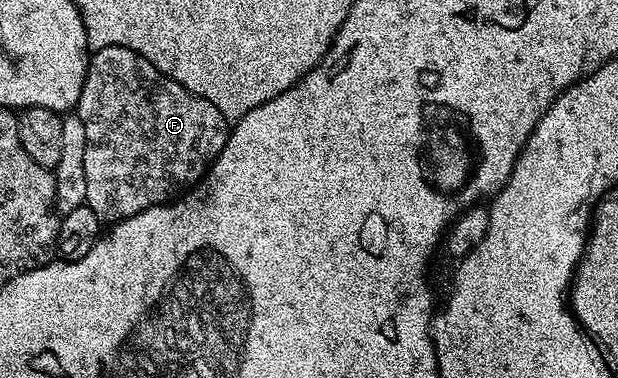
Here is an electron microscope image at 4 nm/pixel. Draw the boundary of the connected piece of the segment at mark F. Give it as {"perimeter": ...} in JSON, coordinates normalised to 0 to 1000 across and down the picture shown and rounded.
{"perimeter":[[[163,124],[142,153],[125,299],[131,310],[131,331],[138,331],[138,521],[141,524],[138,542],[150,553],[150,563],[157,563],[160,582],[173,595],[184,595],[194,579],[207,579],[257,537],[282,529],[291,511],[320,487],[333,463],[343,426],[358,405],[371,344],[371,317],[358,299],[358,288],[351,288],[351,278],[332,267],[332,257],[319,257],[306,235],[299,235],[291,220],[256,188],[241,161],[235,161],[235,151],[215,140],[215,130],[201,124]]]}

